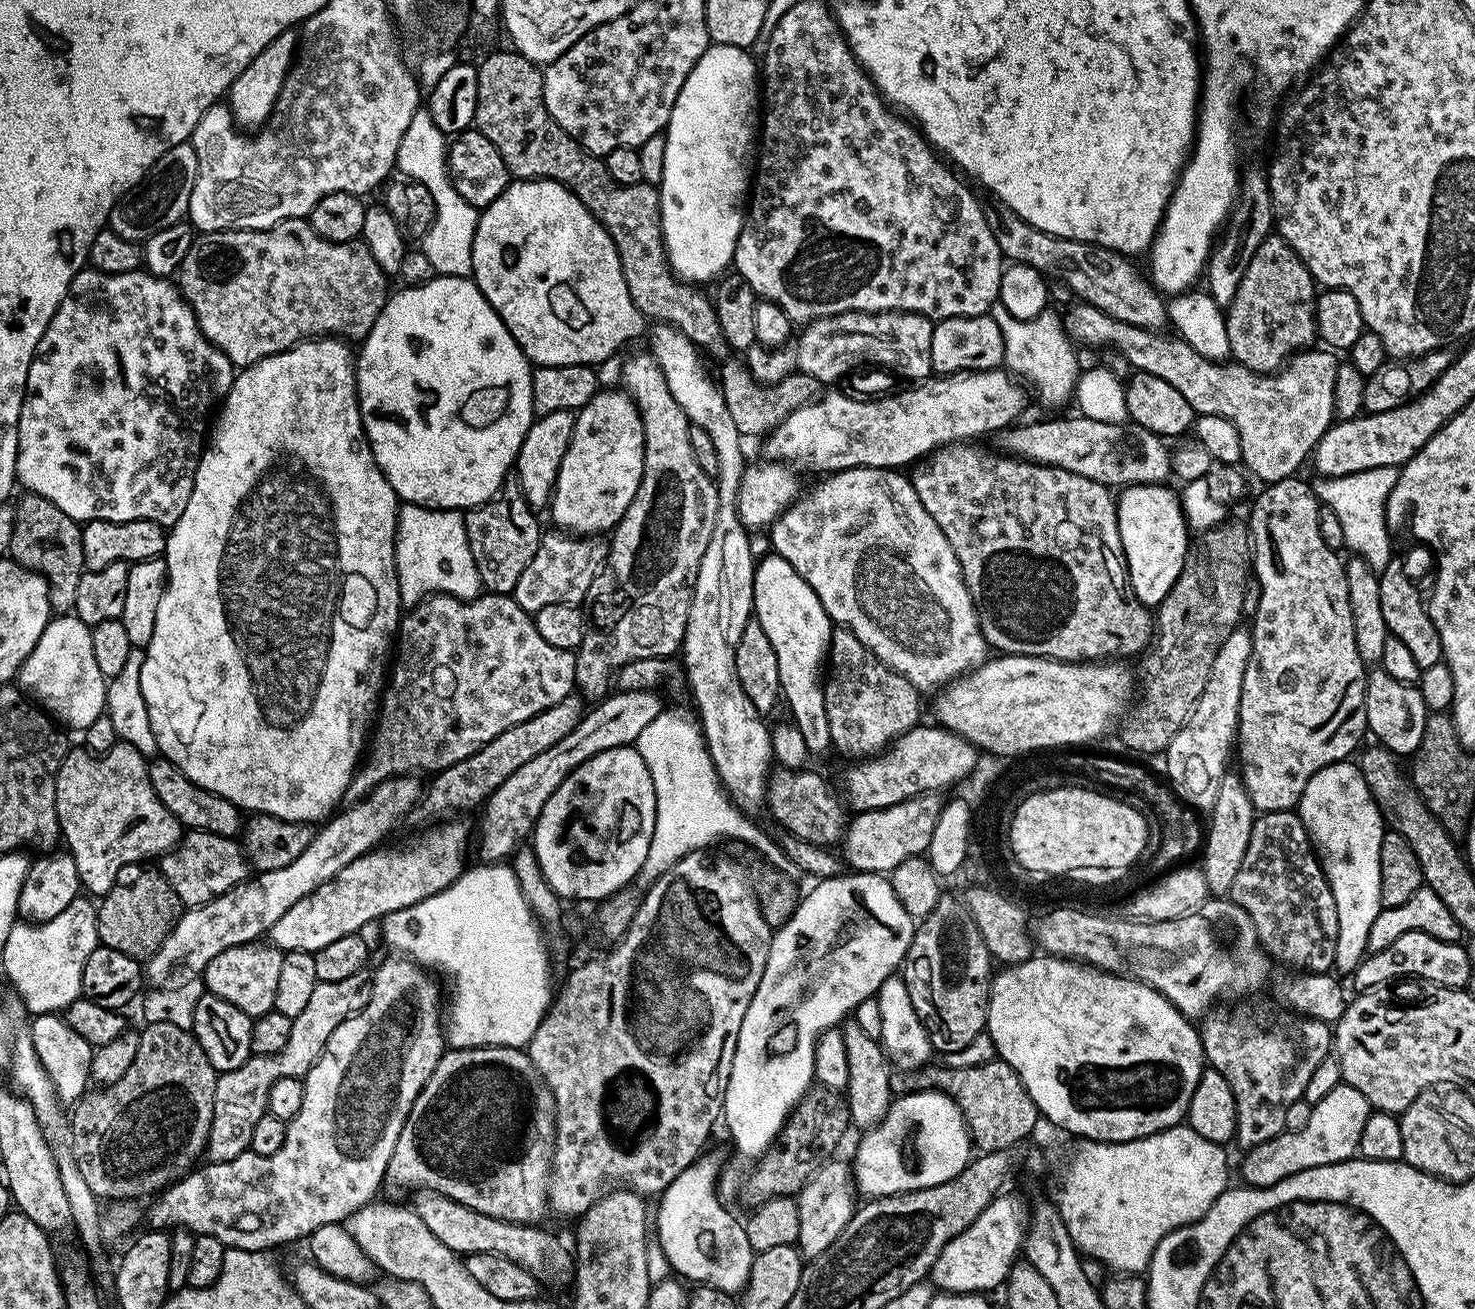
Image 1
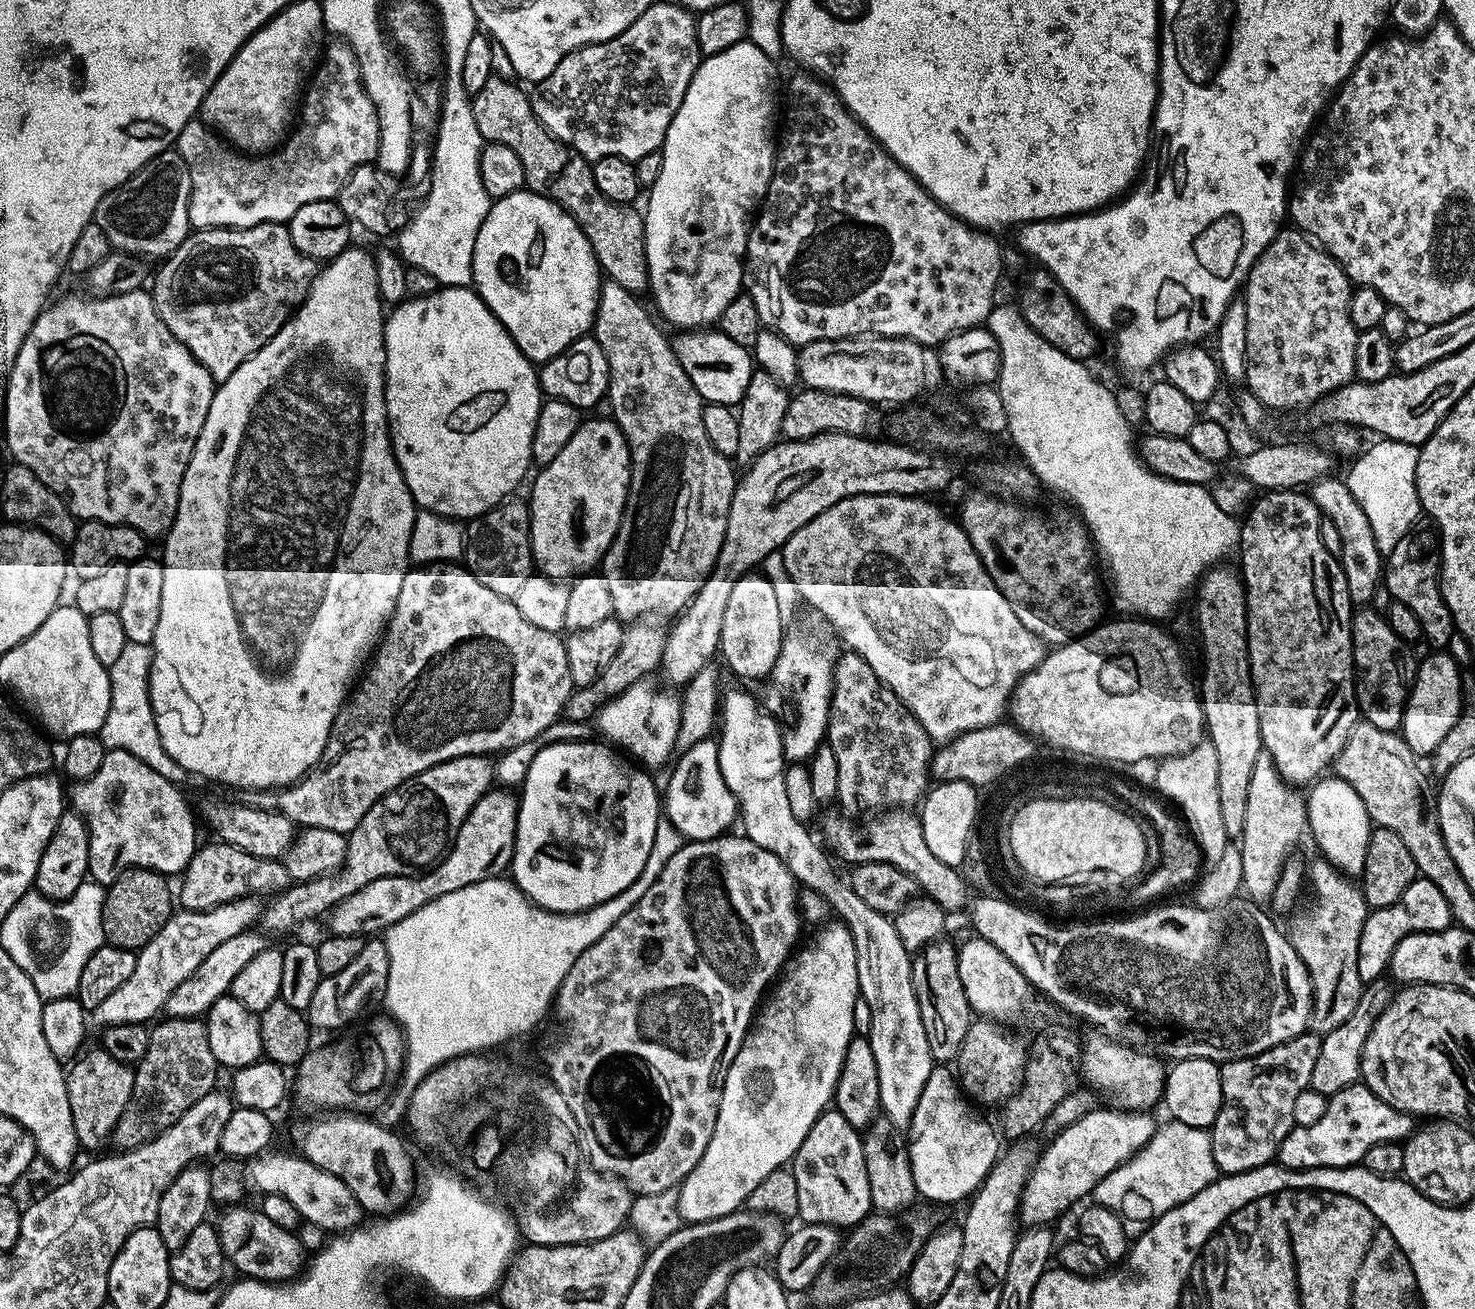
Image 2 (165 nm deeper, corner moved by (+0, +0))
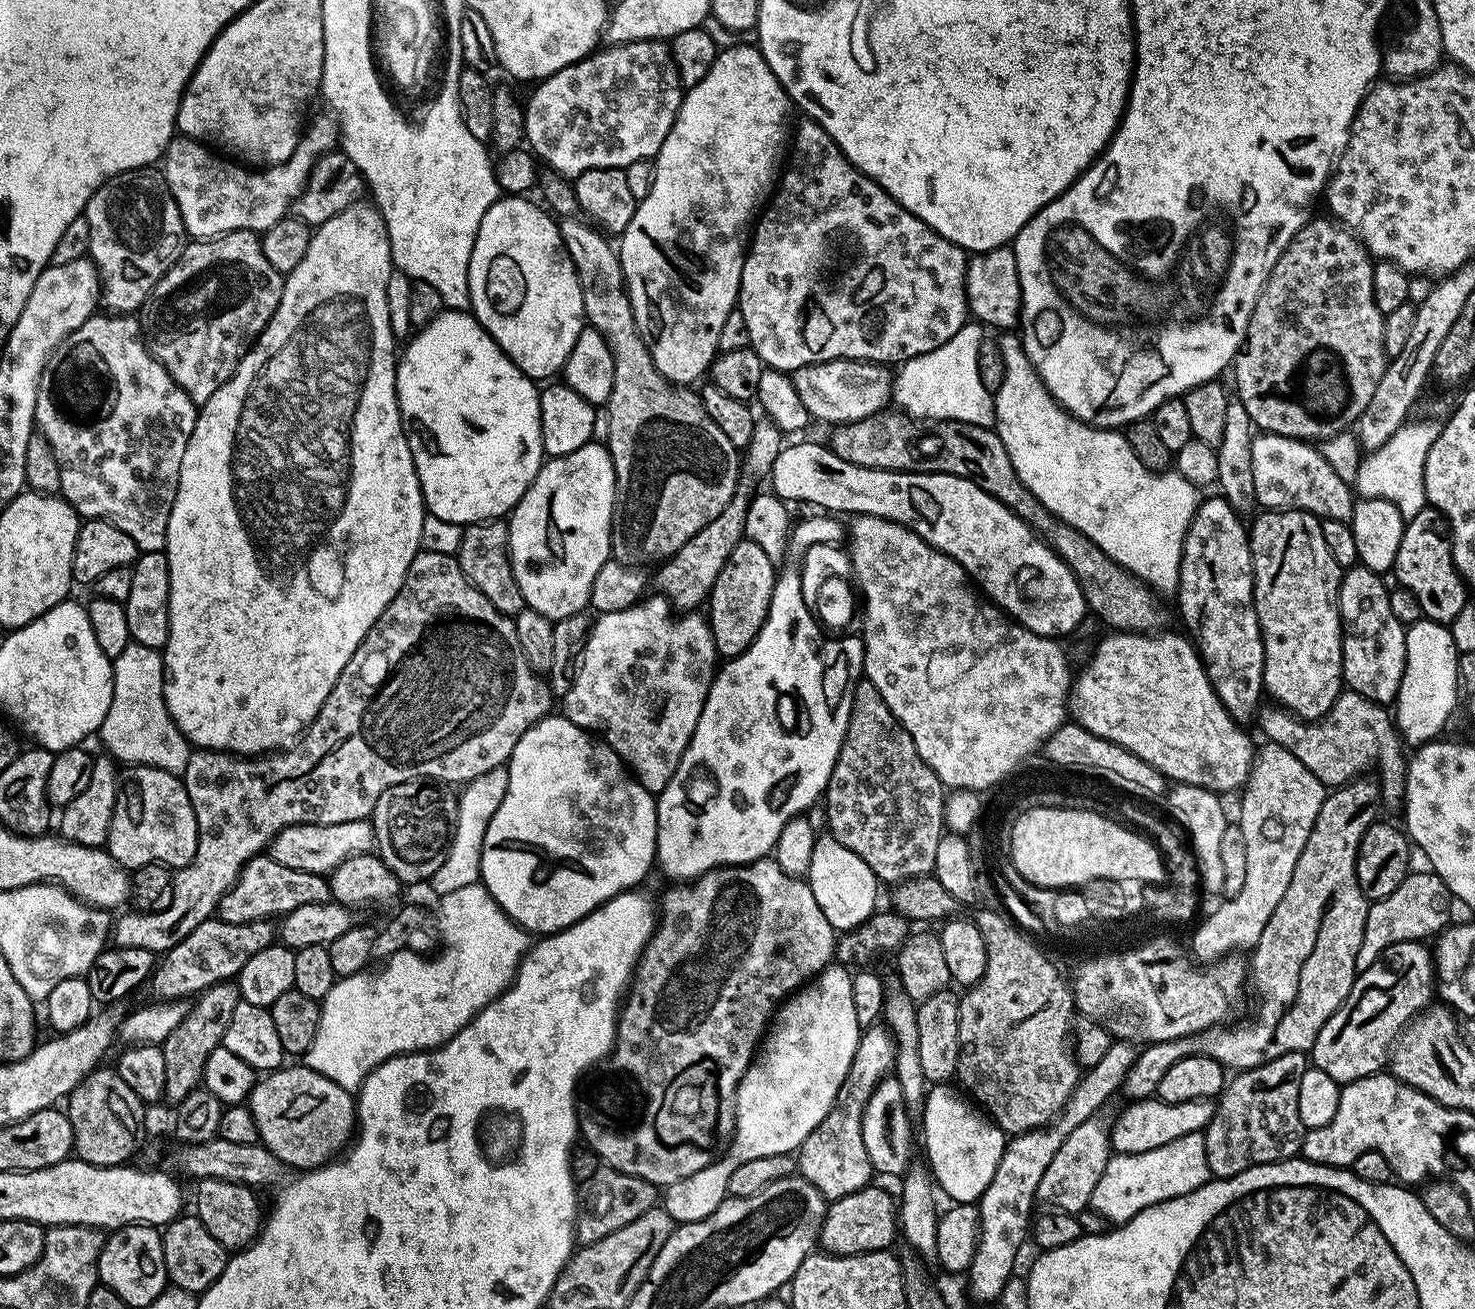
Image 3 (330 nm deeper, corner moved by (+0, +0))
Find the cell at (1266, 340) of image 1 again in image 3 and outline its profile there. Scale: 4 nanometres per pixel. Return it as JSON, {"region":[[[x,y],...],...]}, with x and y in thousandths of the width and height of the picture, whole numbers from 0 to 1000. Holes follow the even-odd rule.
{"region":[[[887,167],[887,170],[881,173],[880,179],[873,186],[873,191],[866,197],[864,206],[857,216],[857,221],[854,222],[854,227],[852,228],[852,233],[846,247],[846,256],[844,257],[843,262],[838,270],[837,282],[838,281],[838,299],[841,302],[839,303],[840,303],[839,308],[845,310],[845,316],[847,316],[849,325],[854,330],[863,330],[867,333],[874,333],[876,336],[886,337],[889,335],[890,337],[897,338],[907,332],[908,330],[915,329],[919,325],[921,316],[923,313],[926,313],[929,303],[932,302],[932,298],[934,298],[934,292],[940,280],[937,265],[939,239],[936,238],[932,231],[931,199],[929,198],[927,190],[922,186],[922,183],[917,180],[905,167],[892,167]]]}

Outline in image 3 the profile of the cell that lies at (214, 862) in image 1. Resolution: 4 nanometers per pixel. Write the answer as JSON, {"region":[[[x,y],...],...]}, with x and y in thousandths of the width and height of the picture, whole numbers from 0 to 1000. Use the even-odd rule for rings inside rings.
{"region":[[[181,652],[169,655],[161,671],[153,680],[149,688],[148,700],[155,705],[172,704],[182,701],[192,701],[197,695],[202,692],[222,691],[225,688],[225,681],[222,672],[216,668],[207,668],[207,665],[197,665],[197,662],[191,662]]]}

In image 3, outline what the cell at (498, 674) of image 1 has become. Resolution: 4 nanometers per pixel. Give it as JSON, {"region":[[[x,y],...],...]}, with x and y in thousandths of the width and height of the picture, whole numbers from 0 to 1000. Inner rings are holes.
{"region":[[[287,420],[283,422],[281,429],[278,429],[278,435],[273,445],[268,456],[264,460],[262,466],[254,475],[254,478],[248,484],[248,487],[240,497],[240,503],[235,506],[235,512],[229,515],[229,521],[226,521],[226,527],[221,533],[221,536],[216,542],[213,552],[206,557],[205,561],[195,573],[180,576],[178,578],[160,578],[158,574],[146,574],[142,571],[134,571],[129,576],[129,582],[126,582],[126,588],[123,594],[125,603],[129,610],[129,616],[132,619],[134,643],[132,649],[132,655],[125,663],[119,664],[117,670],[117,685],[115,692],[113,695],[106,697],[94,697],[87,695],[85,700],[78,701],[75,709],[75,718],[79,724],[93,724],[102,726],[106,729],[115,727],[133,707],[140,704],[148,694],[149,688],[156,680],[156,677],[165,664],[165,660],[180,650],[180,646],[189,636],[194,634],[194,631],[200,629],[226,629],[226,628],[240,628],[252,624],[256,610],[264,600],[270,600],[276,596],[295,596],[304,600],[315,600],[330,589],[335,588],[339,584],[344,584],[347,578],[348,570],[351,570],[351,564],[359,558],[359,555],[364,553],[368,547],[375,543],[376,532],[371,519],[365,519],[364,511],[359,507],[357,500],[354,497],[354,490],[351,490],[351,481],[348,471],[341,471],[321,446],[317,445],[315,436],[308,425],[294,423]]]}

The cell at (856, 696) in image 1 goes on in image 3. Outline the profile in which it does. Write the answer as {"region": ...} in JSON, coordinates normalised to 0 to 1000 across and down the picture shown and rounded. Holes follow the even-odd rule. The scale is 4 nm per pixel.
{"region":[[[584,518],[579,527],[576,552],[567,580],[564,593],[561,595],[561,633],[561,635],[574,649],[579,649],[590,665],[593,665],[595,673],[607,677],[613,672],[622,672],[630,668],[633,664],[633,655],[636,655],[636,643],[641,638],[640,629],[640,612],[641,603],[640,599],[625,582],[620,570],[620,564],[606,549],[603,539],[595,530],[595,524],[588,518]]]}

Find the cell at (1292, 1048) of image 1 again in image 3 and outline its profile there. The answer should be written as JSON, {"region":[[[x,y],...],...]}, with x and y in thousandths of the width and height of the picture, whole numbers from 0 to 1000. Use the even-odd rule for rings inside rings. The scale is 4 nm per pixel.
{"region":[[[885,804],[869,805],[856,814],[837,820],[824,841],[824,850],[815,867],[818,888],[822,899],[836,898],[847,891],[863,889],[882,882],[885,860],[880,854],[880,830],[888,814]]]}

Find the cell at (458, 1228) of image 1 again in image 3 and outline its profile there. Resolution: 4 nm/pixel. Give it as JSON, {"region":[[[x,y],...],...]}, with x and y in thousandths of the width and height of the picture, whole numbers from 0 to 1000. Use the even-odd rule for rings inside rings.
{"region":[[[191,814],[177,821],[171,830],[167,845],[172,853],[176,867],[176,873],[184,879],[198,894],[211,894],[227,887],[229,882],[241,869],[241,842],[239,835],[229,827],[207,814]]]}

